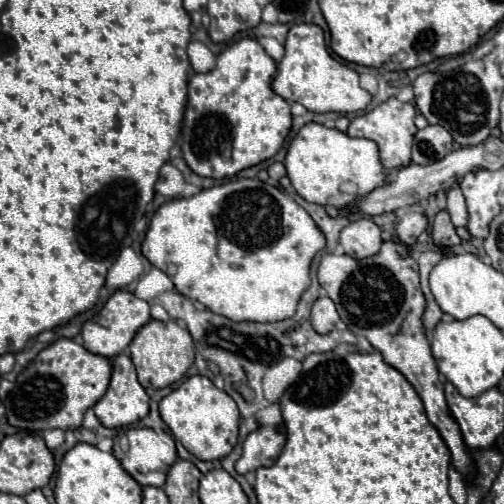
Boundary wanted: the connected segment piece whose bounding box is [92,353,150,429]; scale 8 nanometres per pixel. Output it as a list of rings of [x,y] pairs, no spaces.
[[[116,355],[112,363],[112,379],[104,397],[92,407],[106,427],[126,427],[148,415],[150,397],[136,379],[134,363],[128,355]]]

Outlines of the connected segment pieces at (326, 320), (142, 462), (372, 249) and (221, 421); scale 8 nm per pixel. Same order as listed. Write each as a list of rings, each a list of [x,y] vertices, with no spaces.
[[[318,297],[314,301],[310,321],[318,333],[330,333],[334,329],[334,325],[340,321],[336,307],[334,307],[334,301],[330,297]]]
[[[132,427],[121,430],[114,438],[114,446],[112,451],[116,455],[116,459],[120,461],[120,465],[140,483],[140,485],[154,485],[154,487],[162,487],[168,475],[168,469],[172,467],[172,463],[178,459],[176,455],[176,445],[174,439],[160,431],[156,433],[150,427]]]
[[[356,219],[342,229],[340,245],[344,247],[346,255],[364,259],[378,253],[382,245],[382,231],[372,219]]]
[[[192,375],[184,383],[180,383],[170,395],[160,401],[160,415],[164,423],[170,427],[176,441],[180,441],[186,451],[202,461],[214,461],[226,457],[238,439],[240,413],[234,399],[218,389],[208,377]]]

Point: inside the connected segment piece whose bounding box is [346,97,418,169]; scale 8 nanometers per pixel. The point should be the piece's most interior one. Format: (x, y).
(391, 126)

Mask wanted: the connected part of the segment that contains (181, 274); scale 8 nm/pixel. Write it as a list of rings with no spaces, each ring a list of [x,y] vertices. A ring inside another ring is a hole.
[[[236,179],[236,181],[222,183],[222,185],[214,185],[210,189],[202,189],[198,195],[184,197],[184,199],[172,199],[168,203],[164,203],[154,213],[154,217],[150,221],[150,227],[146,231],[146,237],[142,241],[142,255],[154,267],[158,267],[160,271],[164,271],[172,279],[172,283],[174,283],[174,287],[176,287],[176,291],[180,295],[188,297],[190,301],[198,301],[204,307],[208,307],[210,311],[214,311],[214,313],[218,313],[222,317],[228,317],[232,321],[260,321],[260,323],[266,323],[266,321],[282,321],[282,319],[288,319],[288,317],[294,315],[300,295],[310,285],[310,263],[312,263],[312,257],[320,249],[324,249],[324,235],[316,227],[316,223],[312,221],[312,217],[290,195],[284,195],[278,187],[268,185],[268,183],[264,183],[260,179]]]

